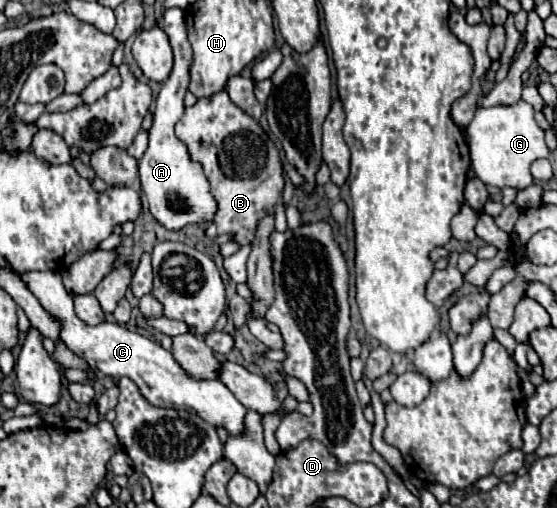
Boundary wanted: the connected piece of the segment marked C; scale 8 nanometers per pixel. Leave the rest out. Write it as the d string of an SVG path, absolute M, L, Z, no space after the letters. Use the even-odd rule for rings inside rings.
M43 270L43 272L17 272L25 284L29 284L29 290L37 296L45 312L53 320L61 324L59 330L59 340L77 356L81 356L93 370L99 370L107 376L113 378L123 378L129 376L141 390L141 394L153 404L161 408L175 408L175 410L187 410L195 412L201 416L205 422L213 426L225 426L229 434L239 434L243 432L243 416L247 408L221 384L219 380L193 380L189 378L181 366L175 362L173 354L155 344L153 340L127 330L125 326L119 324L109 324L101 322L97 326L89 326L83 320L77 318L73 312L73 300L71 294L65 290L61 274L53 270Z

